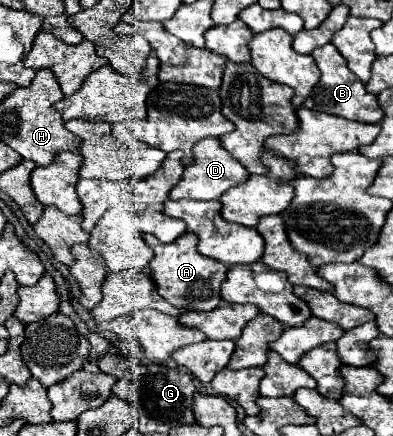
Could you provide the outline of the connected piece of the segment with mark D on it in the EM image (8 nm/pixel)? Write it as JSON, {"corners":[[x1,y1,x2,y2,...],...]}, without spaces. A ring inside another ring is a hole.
{"corners":[[203,138,203,140,199,140,195,144,193,154,195,154,195,164,185,168,181,182,171,190,173,200,181,200,181,198,217,200,217,198,223,196,223,192,227,192,235,184,241,184,241,182,245,182,249,178,249,172,227,150,223,150,223,146,219,144,219,138]]}

